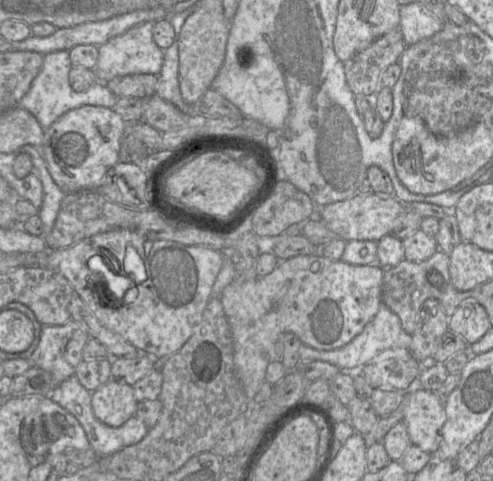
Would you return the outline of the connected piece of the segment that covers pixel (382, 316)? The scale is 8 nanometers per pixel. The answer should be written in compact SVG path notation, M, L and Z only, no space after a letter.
M382 303L375 317L365 325L363 331L346 345L333 350L318 350L302 343L299 349L300 363L320 360L336 365L341 371L355 372L384 350L394 348L410 350L411 342L412 335L403 329L400 318Z

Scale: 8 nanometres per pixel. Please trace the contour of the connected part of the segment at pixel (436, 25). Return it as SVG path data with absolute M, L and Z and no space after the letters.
M419 2L400 5L399 11L399 28L401 29L406 46L430 38L443 29L444 22Z

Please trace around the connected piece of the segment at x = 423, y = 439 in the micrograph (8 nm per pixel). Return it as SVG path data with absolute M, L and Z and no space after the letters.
M423 388L410 392L403 421L411 444L430 454L438 453L446 412L444 402L436 392Z

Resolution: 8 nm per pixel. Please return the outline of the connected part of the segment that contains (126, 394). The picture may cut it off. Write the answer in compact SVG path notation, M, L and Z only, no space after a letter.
M110 379L92 392L94 416L110 427L120 427L131 419L138 403L133 386L116 379Z

